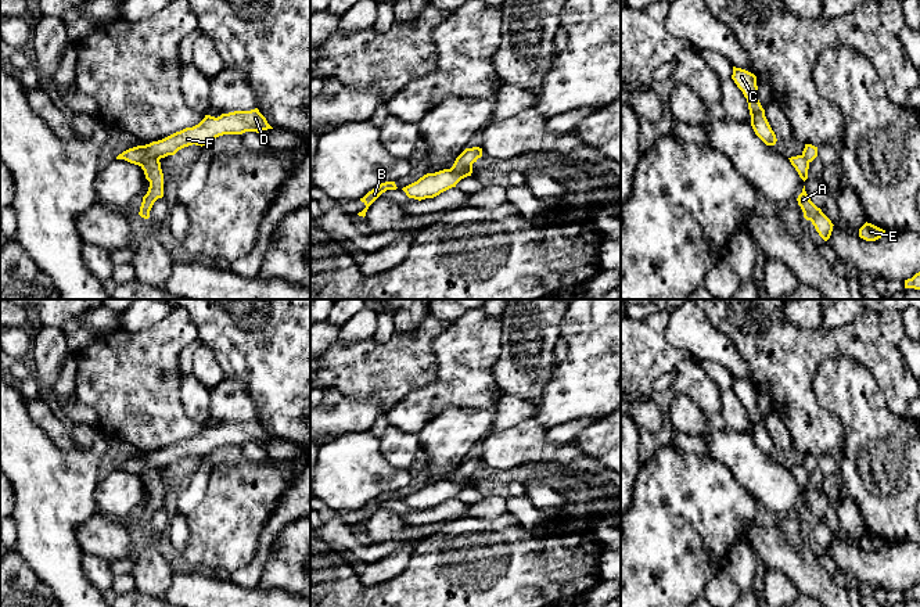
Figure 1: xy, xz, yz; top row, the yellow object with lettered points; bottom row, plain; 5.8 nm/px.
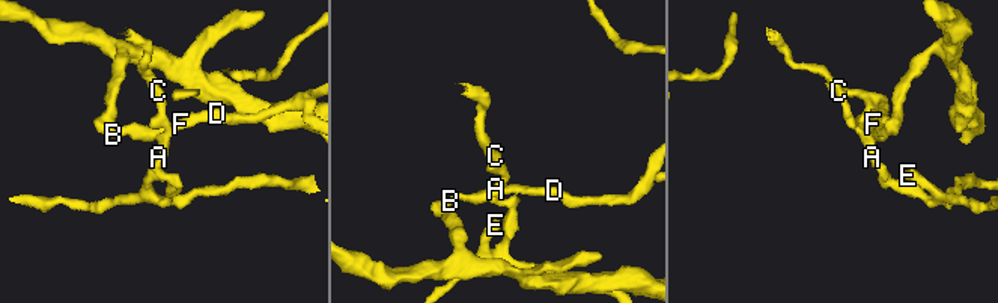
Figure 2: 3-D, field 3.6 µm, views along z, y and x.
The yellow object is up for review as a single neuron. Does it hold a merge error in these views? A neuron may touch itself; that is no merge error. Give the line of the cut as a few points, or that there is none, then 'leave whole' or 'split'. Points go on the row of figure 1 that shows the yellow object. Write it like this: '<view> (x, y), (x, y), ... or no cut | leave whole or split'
xz (449, 169), (457, 173), (471, 172) | split

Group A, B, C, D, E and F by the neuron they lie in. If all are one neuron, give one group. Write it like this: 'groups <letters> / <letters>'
groups A C E / B D F

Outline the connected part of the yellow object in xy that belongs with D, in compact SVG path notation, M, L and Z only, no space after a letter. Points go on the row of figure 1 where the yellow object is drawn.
M258 108L251 111L234 111L215 118L205 118L193 127L186 127L162 140L145 146L137 146L119 154L116 159L125 159L141 166L148 158L165 158L175 155L179 150L188 146L205 146L223 134L242 134L245 132L262 132L273 129Z

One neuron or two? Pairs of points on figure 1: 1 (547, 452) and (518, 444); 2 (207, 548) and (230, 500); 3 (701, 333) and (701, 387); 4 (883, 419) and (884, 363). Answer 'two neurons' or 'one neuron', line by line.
1: one neuron
2: one neuron
3: two neurons
4: two neurons

